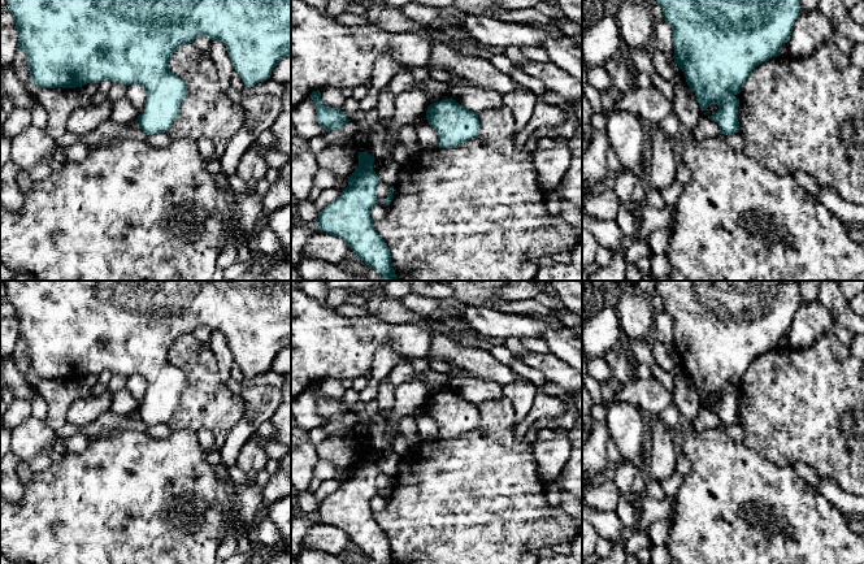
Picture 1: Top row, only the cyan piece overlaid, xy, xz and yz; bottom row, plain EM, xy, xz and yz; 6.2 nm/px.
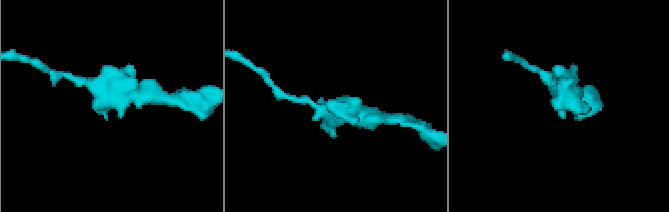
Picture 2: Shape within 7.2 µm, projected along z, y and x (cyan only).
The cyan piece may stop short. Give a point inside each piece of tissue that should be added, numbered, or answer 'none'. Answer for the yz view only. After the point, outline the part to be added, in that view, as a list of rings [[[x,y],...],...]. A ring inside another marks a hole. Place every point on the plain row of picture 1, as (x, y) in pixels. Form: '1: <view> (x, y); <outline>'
none

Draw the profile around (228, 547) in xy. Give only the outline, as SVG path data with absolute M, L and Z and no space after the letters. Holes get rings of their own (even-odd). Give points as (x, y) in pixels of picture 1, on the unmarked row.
M225 537L220 543L216 556L221 560L226 560L230 556L233 556L235 552L238 552L236 539L233 537Z

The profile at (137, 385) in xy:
M139 374L130 376L127 378L126 389L135 398L138 405L144 404L147 382L142 376L139 376Z

